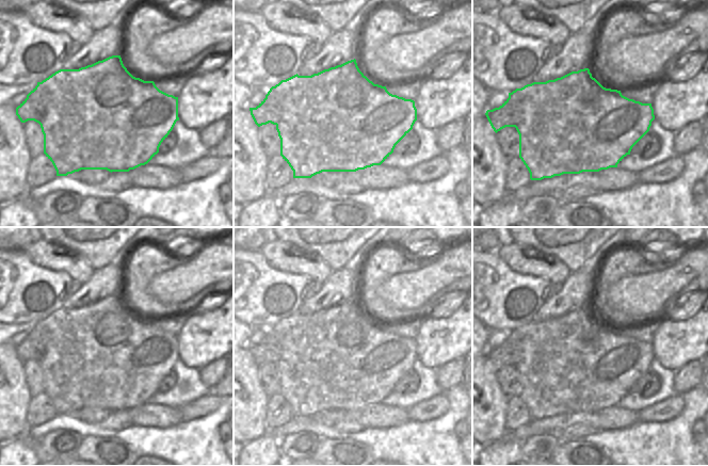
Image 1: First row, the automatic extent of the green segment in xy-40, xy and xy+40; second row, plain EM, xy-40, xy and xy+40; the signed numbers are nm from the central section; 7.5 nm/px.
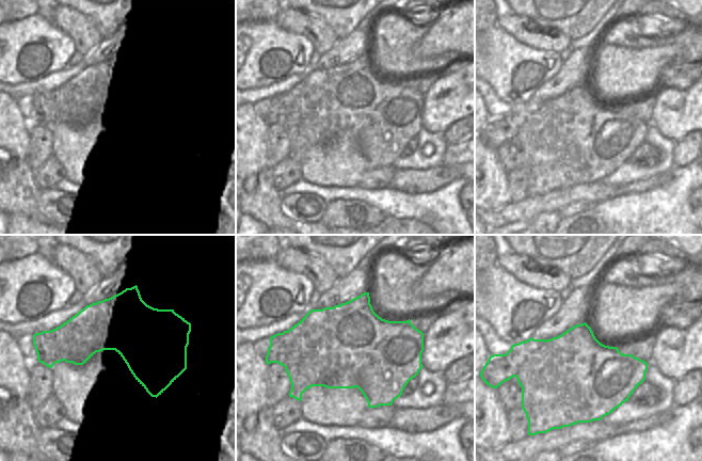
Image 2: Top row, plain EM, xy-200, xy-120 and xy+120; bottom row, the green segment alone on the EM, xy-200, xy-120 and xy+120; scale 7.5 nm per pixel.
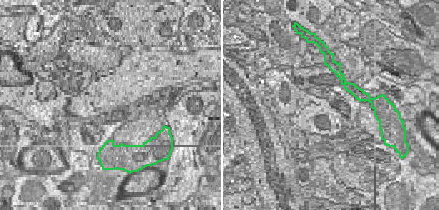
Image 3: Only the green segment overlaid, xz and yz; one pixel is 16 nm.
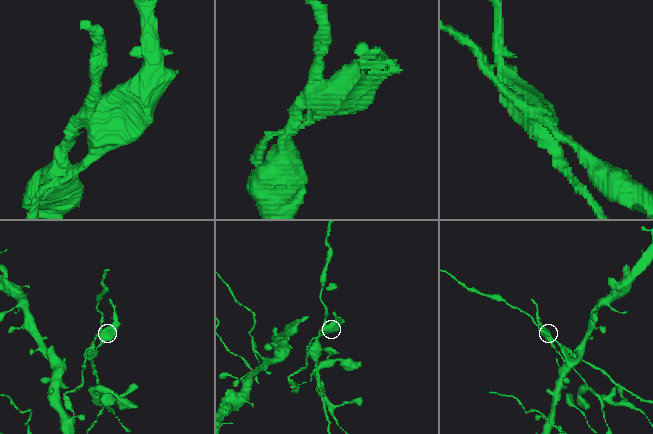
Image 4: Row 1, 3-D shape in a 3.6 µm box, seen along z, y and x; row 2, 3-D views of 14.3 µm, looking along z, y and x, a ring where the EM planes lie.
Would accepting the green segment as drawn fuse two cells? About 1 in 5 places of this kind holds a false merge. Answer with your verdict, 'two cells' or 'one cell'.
two cells

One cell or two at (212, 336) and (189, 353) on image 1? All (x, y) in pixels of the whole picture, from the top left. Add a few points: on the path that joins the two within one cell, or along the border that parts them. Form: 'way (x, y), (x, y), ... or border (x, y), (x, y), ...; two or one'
way (207, 336), (194, 348); one

